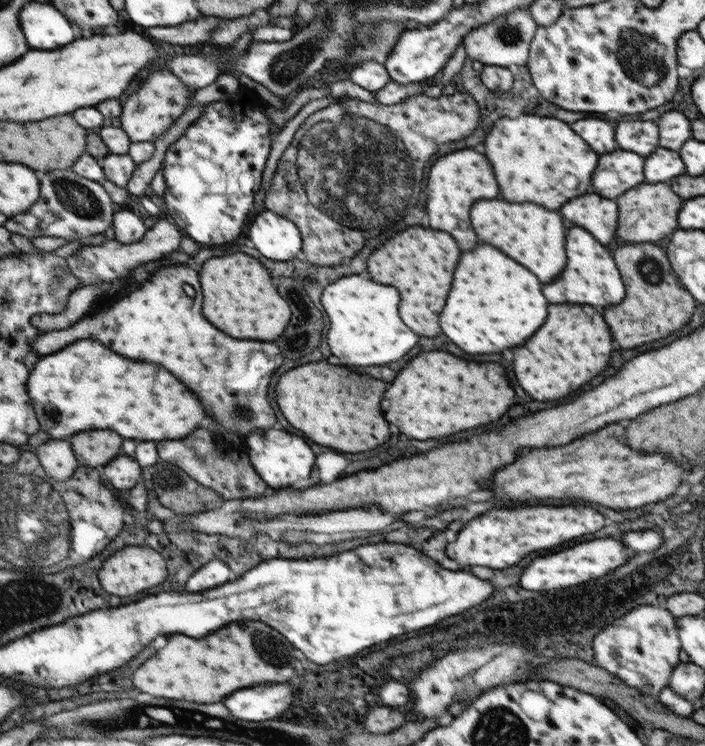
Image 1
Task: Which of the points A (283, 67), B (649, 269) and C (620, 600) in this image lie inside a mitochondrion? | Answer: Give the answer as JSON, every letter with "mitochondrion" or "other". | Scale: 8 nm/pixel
{"A":"mitochondrion","B":"mitochondrion","C":"other"}

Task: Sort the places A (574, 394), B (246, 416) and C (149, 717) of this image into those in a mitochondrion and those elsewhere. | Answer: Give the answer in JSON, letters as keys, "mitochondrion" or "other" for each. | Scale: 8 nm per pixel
{"A":"other","B":"mitochondrion","C":"mitochondrion"}

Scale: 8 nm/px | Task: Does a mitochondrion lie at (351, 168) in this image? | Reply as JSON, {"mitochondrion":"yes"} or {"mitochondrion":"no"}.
{"mitochondrion":"yes"}

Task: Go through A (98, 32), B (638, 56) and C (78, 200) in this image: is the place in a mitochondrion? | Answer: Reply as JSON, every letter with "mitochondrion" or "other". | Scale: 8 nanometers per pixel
{"A":"other","B":"mitochondrion","C":"mitochondrion"}

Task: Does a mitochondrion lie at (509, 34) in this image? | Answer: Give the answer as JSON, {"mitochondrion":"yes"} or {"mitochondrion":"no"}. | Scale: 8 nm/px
{"mitochondrion":"yes"}

